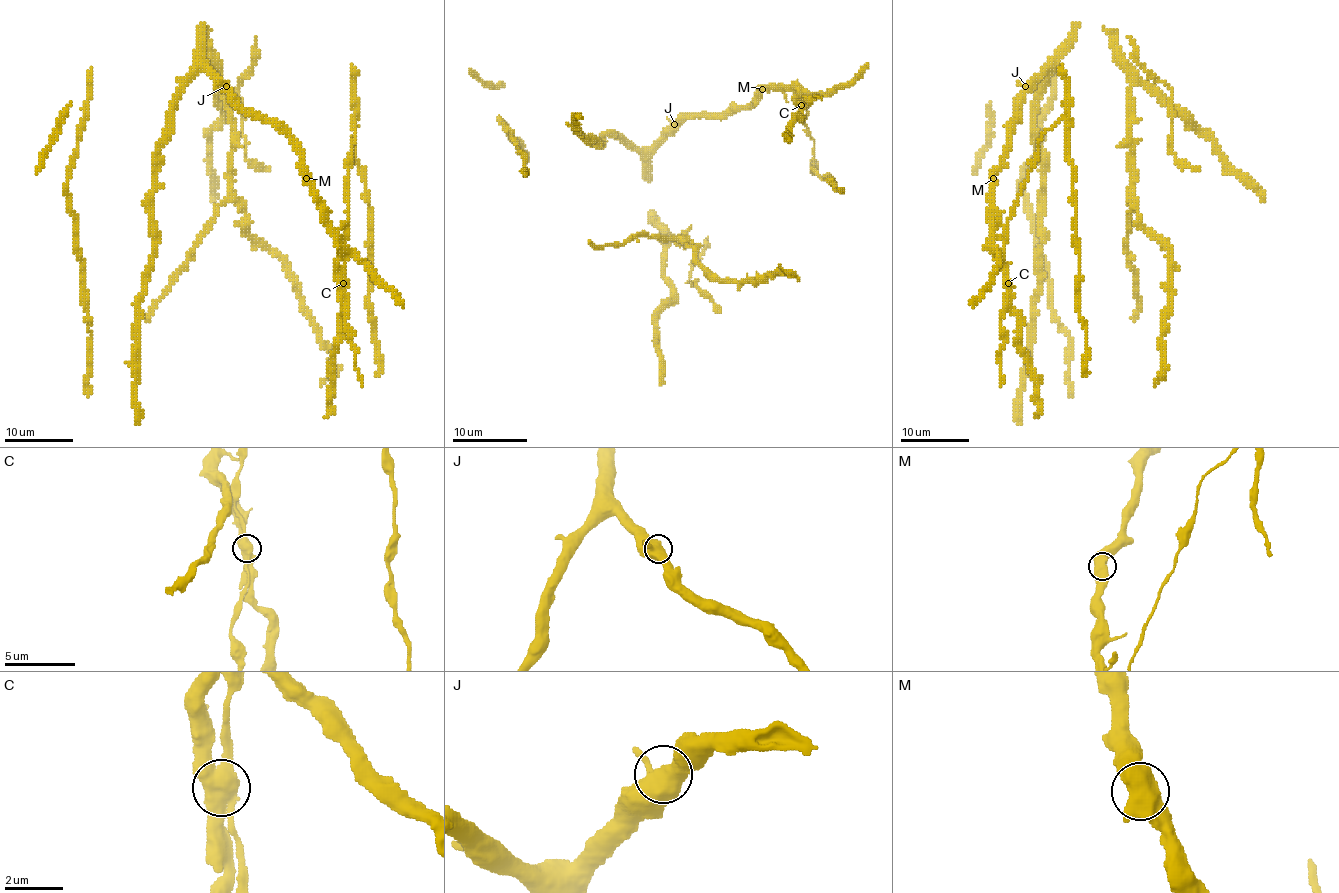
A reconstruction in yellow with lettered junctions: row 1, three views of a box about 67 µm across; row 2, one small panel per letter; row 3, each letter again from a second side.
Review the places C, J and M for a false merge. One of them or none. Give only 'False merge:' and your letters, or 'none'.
False merge: none

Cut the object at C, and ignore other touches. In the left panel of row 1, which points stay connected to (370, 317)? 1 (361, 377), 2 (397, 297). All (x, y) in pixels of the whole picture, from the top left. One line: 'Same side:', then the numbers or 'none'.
Same side: 1

